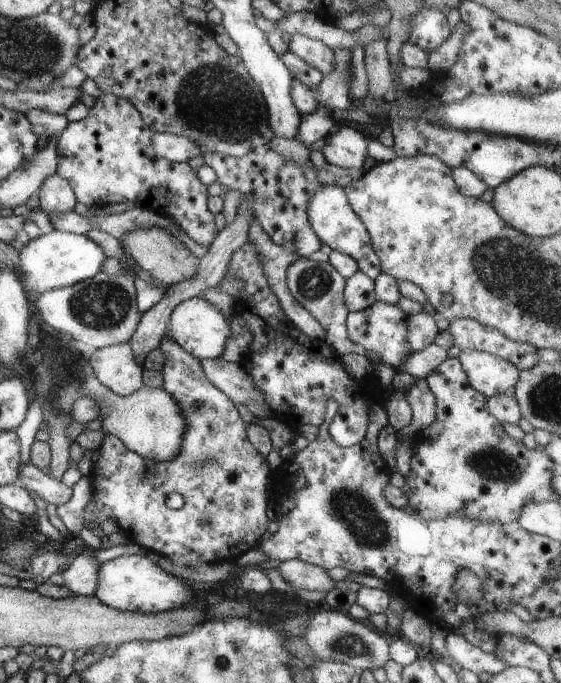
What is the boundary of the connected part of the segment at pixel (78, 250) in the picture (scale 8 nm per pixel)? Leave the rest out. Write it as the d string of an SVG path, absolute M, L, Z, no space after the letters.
M54 229L50 233L29 240L22 249L17 251L20 254L20 266L22 266L20 274L17 276L28 302L34 302L38 298L38 294L42 294L46 290L72 286L96 276L96 273L103 272L104 262L107 258L104 250L87 235Z

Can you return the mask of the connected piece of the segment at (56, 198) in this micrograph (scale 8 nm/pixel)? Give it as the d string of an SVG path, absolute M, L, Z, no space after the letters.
M58 172L46 177L38 192L40 207L48 214L66 214L74 211L77 198L68 180L62 178Z

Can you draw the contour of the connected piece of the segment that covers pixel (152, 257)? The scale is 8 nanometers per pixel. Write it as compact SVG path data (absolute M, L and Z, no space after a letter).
M145 226L134 232L128 232L120 242L121 246L124 246L124 250L134 258L137 268L143 268L154 280L164 285L180 284L184 280L194 278L198 272L199 257L187 246L181 244L178 238L174 238L170 232L166 232L158 226L150 226L150 228Z

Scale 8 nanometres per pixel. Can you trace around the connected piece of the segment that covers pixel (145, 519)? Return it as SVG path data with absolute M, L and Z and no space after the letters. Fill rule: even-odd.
M163 336L158 348L164 352L165 358L161 372L162 388L174 396L186 420L186 434L180 453L172 460L145 462L137 459L120 438L106 435L97 449L98 460L92 464L92 496L84 511L84 529L94 528L104 520L113 520L118 525L120 537L125 541L136 543L146 552L156 552L187 568L204 563L235 563L245 552L258 549L262 535L268 531L266 510L270 502L267 486L271 468L266 457L248 440L248 424L240 417L236 405L208 380L200 359L184 352L170 336ZM145 469L150 472L150 478L144 478ZM172 492L178 492L184 498L181 509L171 509L166 505L166 498Z

